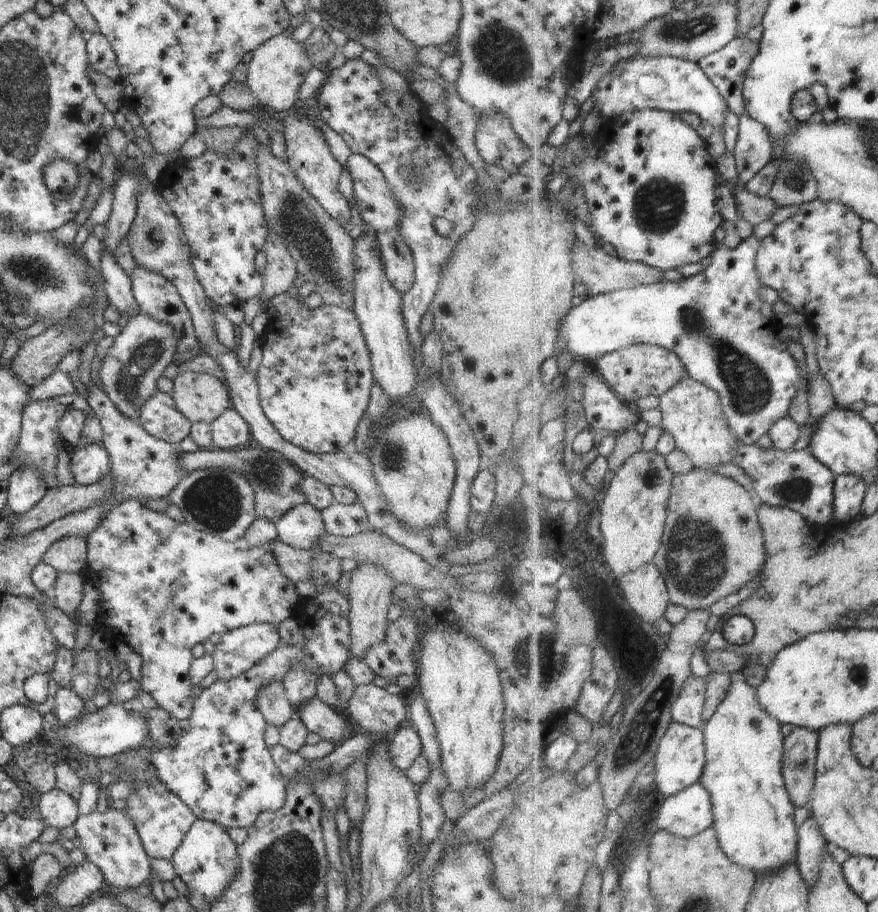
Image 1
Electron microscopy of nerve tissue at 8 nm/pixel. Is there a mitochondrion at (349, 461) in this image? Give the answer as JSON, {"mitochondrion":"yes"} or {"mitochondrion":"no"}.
{"mitochondrion":"no"}

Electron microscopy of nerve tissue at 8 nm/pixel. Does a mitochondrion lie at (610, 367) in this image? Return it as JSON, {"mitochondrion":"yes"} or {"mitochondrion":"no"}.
{"mitochondrion":"no"}

